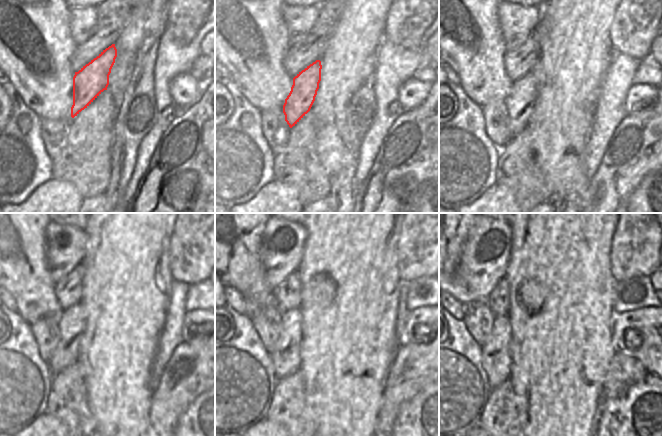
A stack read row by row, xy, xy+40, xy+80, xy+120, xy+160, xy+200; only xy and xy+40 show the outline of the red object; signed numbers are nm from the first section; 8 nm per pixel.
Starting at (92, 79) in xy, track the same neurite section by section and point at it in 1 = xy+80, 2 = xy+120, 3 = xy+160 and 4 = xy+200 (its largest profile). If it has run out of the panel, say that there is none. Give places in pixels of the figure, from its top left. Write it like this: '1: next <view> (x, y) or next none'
1: next xy+80 (520, 102)
2: next xy+120 (72, 321)
3: next xy+160 (285, 356)
4: next xy+200 (495, 358)

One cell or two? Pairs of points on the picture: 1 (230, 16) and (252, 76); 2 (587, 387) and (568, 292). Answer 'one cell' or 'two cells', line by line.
1: one cell
2: one cell

